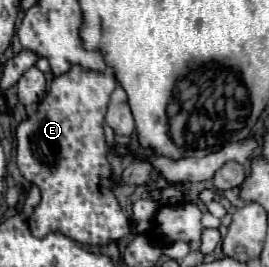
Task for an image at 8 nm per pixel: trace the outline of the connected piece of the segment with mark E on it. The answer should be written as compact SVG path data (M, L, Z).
M74 66L66 74L56 76L46 96L32 108L16 128L16 164L20 174L40 188L42 200L34 208L28 224L34 236L42 238L50 232L60 232L80 244L106 246L130 234L130 218L120 208L112 184L112 166L108 162L108 146L104 138L104 116L110 94L116 88L114 76L106 72L90 72Z

